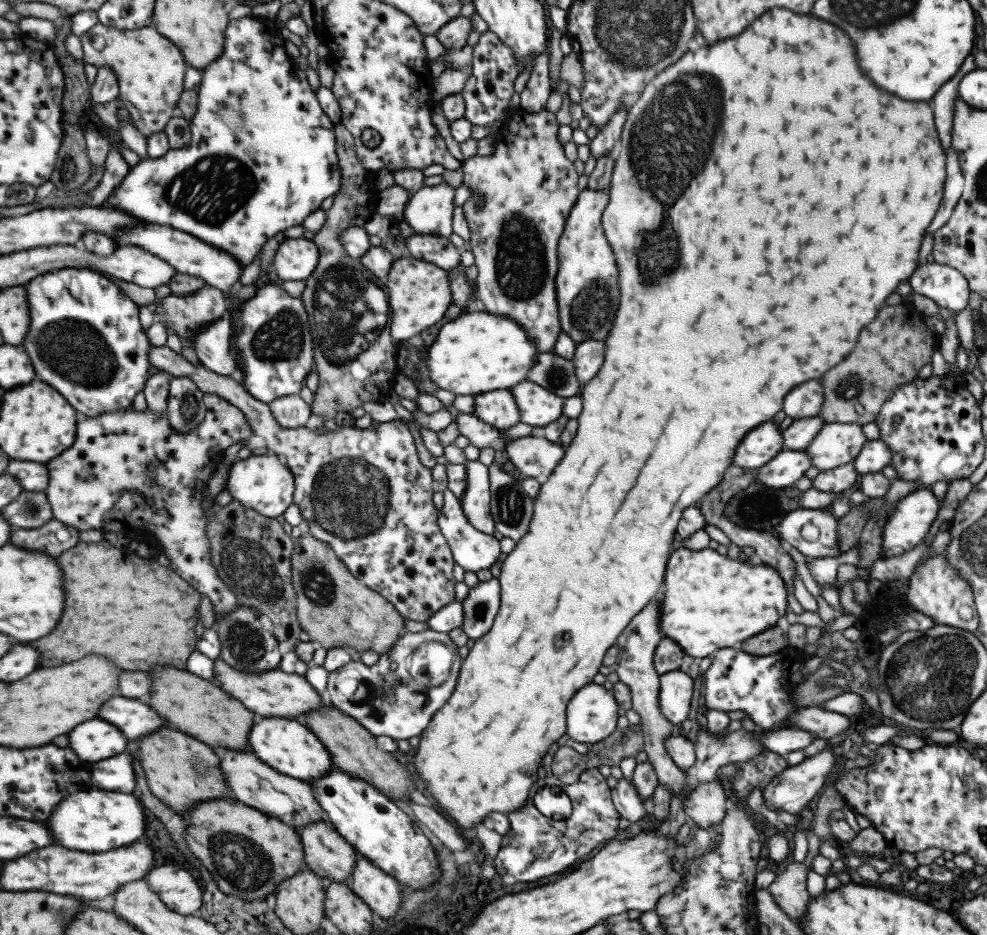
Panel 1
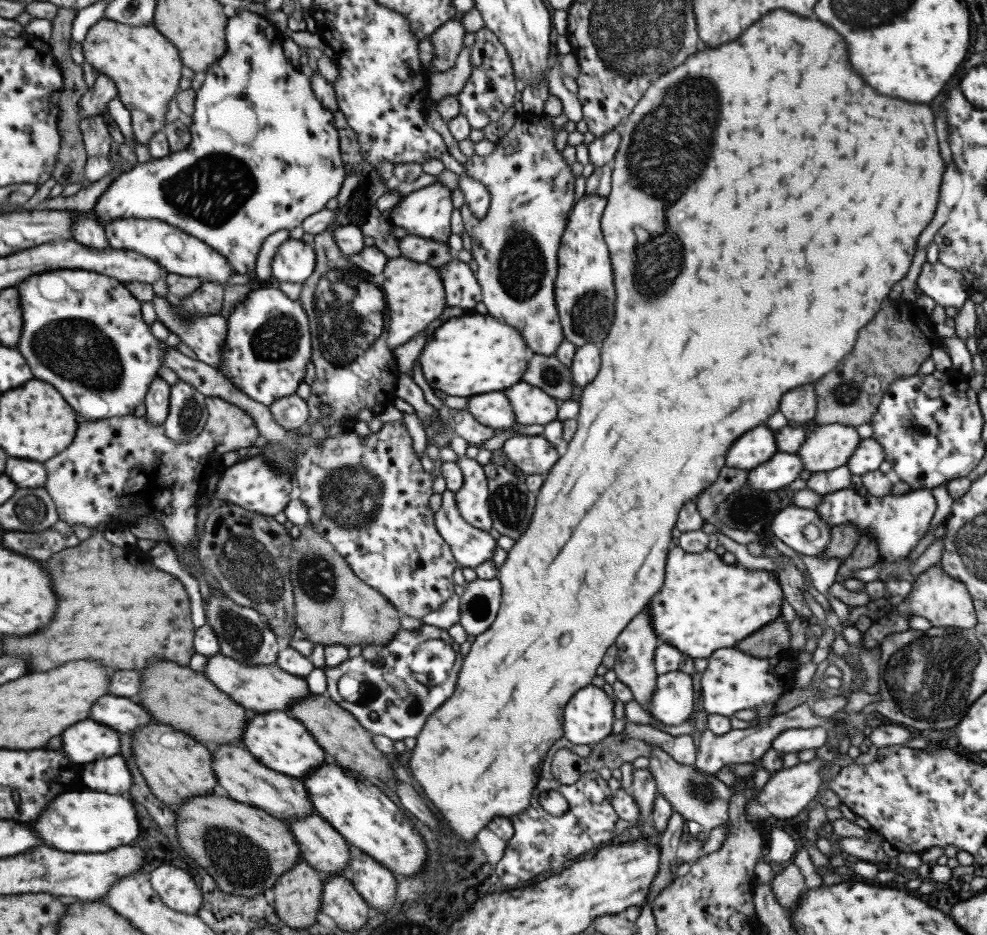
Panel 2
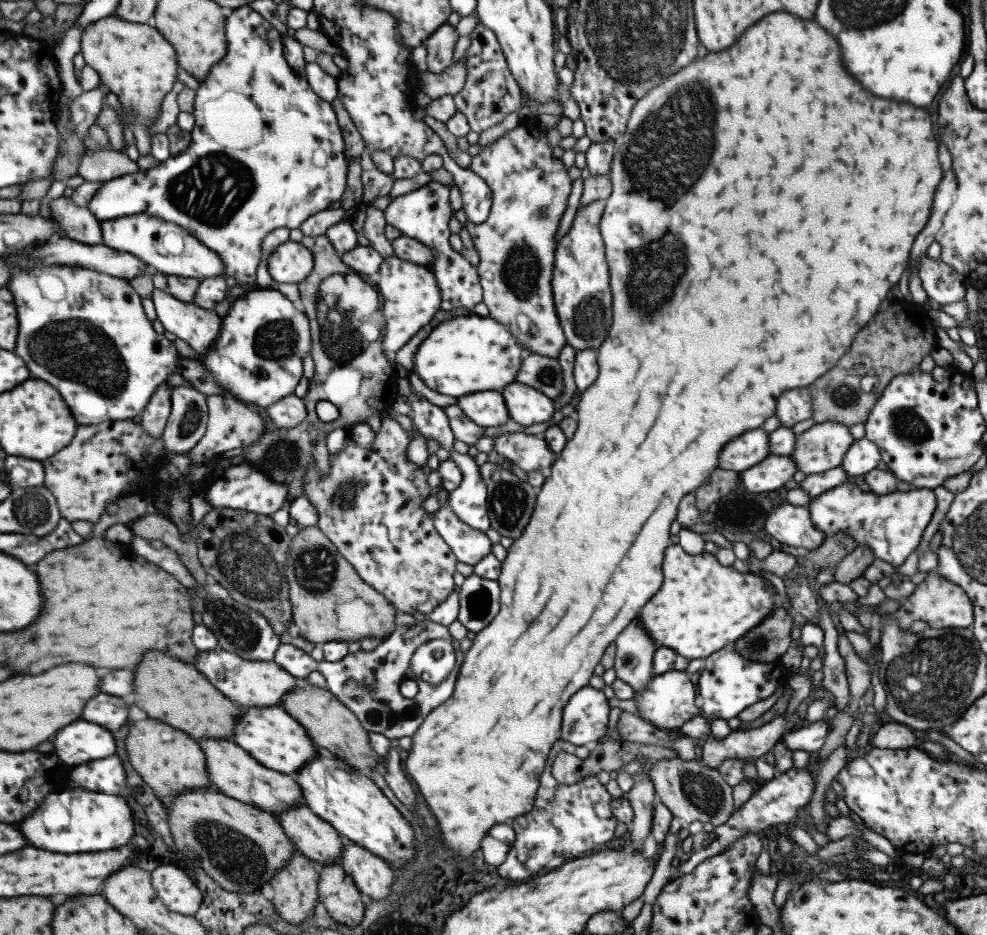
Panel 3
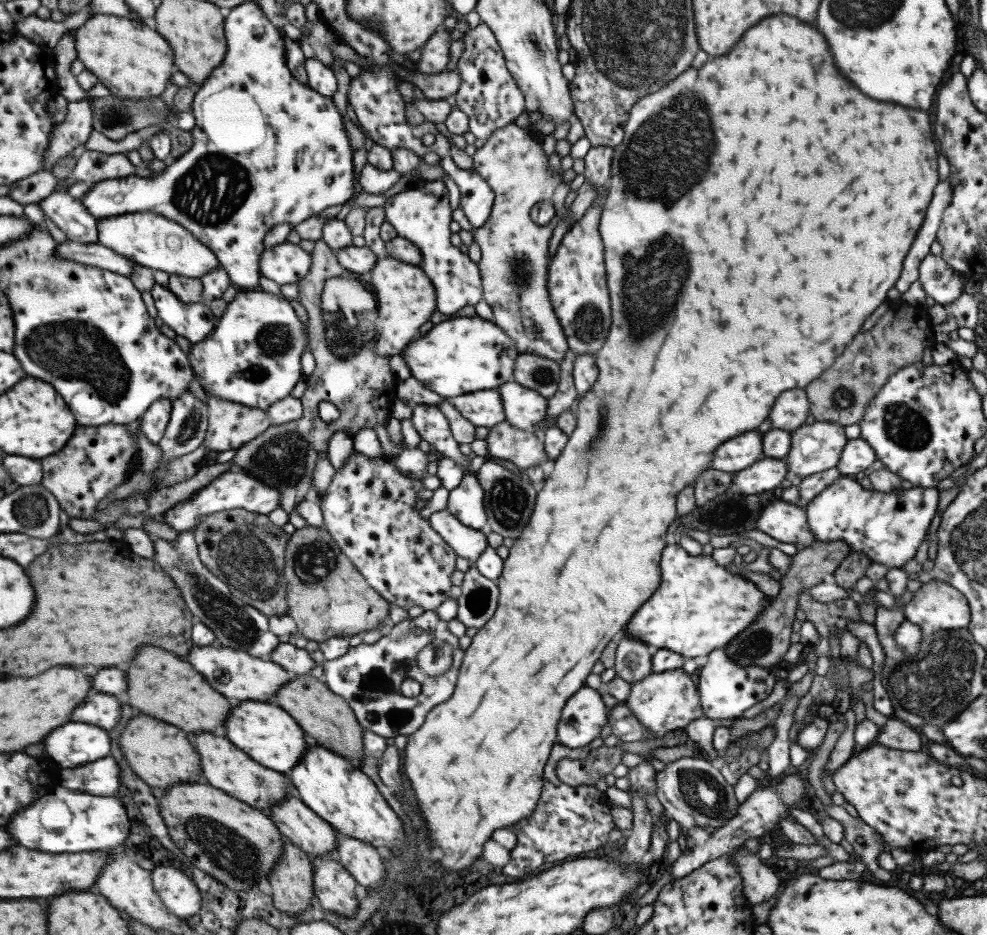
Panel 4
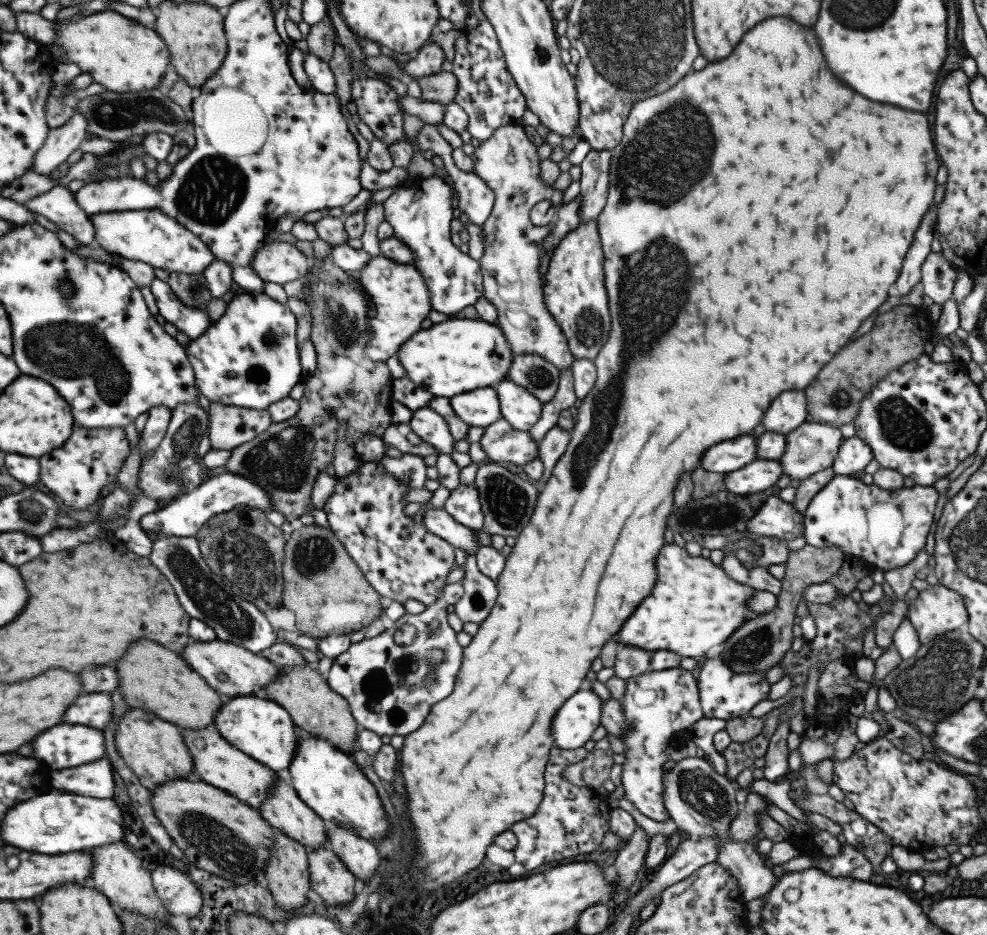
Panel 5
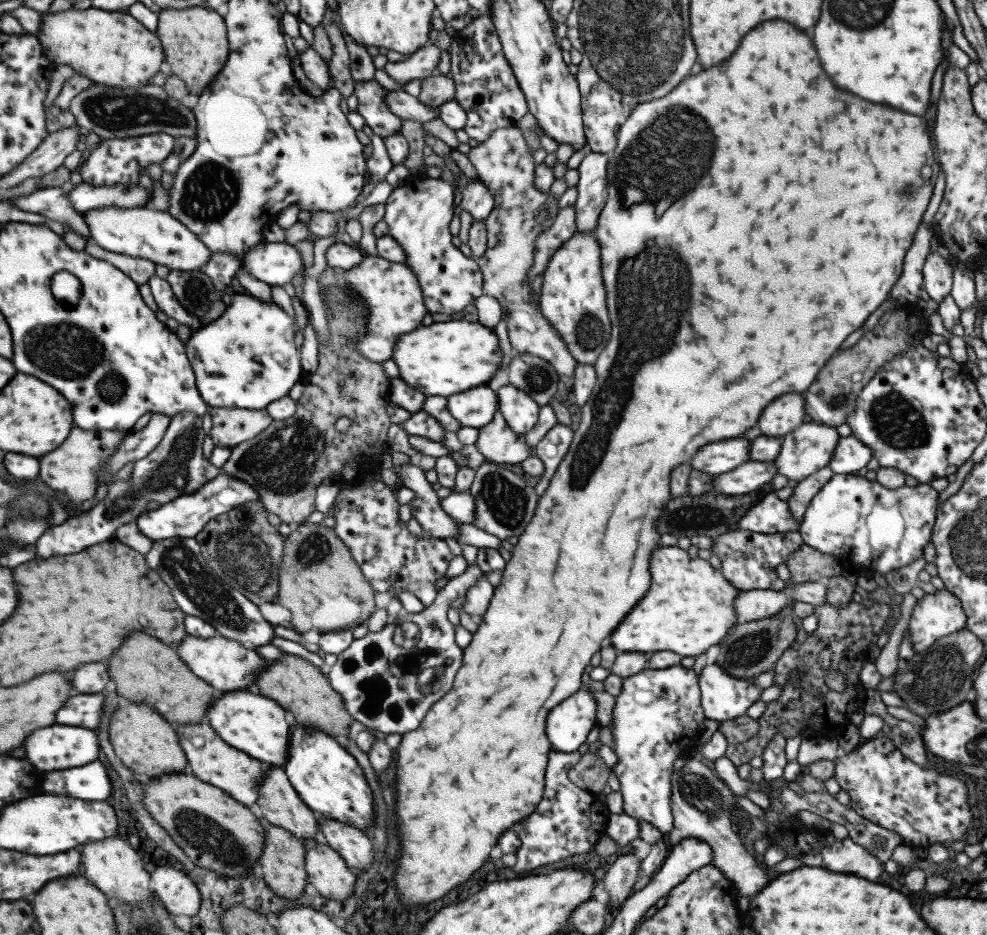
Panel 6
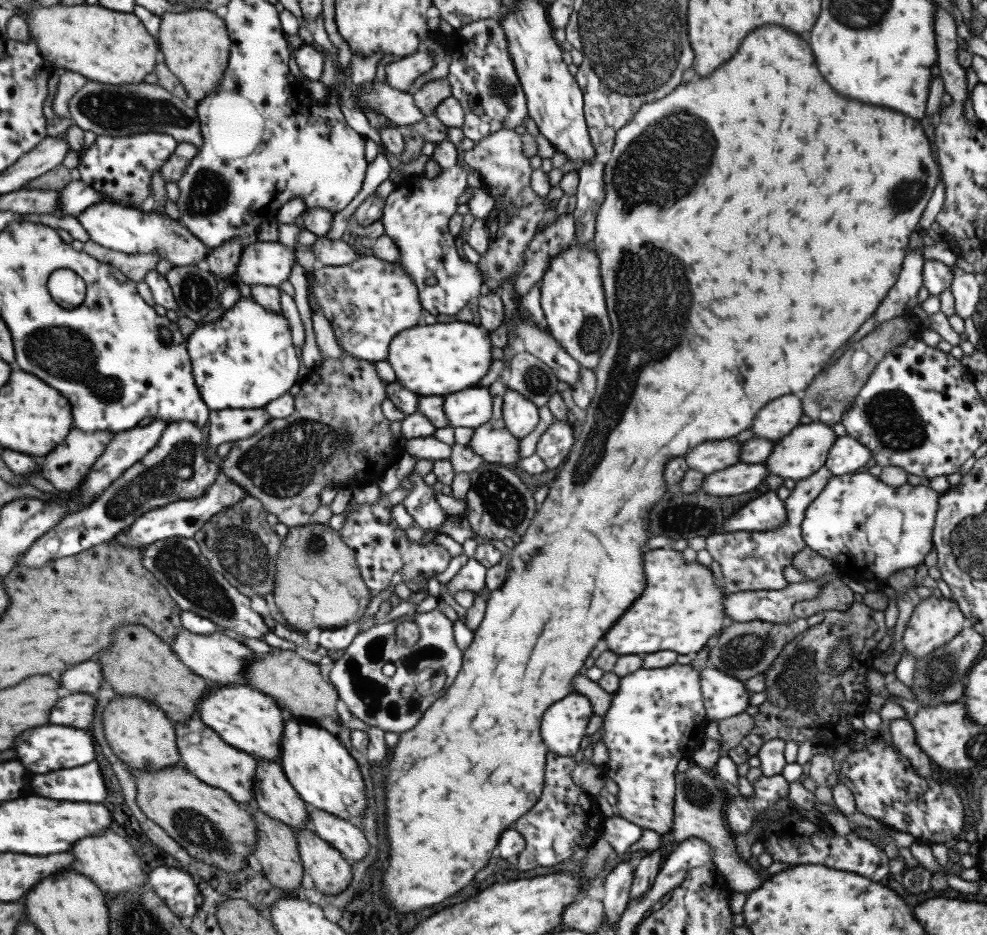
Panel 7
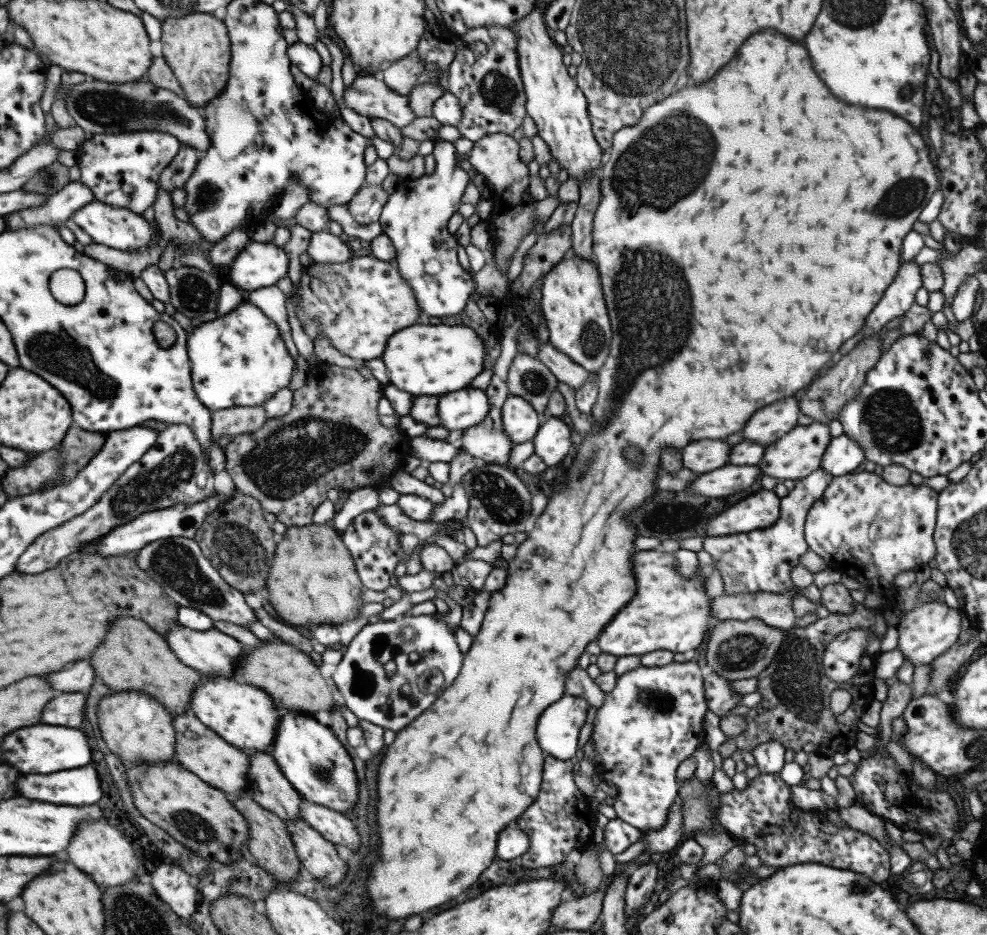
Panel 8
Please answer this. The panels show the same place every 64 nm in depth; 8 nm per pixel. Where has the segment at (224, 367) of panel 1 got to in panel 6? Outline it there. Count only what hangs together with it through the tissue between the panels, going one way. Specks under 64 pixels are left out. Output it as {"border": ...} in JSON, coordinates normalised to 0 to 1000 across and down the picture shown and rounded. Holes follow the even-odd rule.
{"border":[[[156,293],[149,303],[151,304],[159,328],[164,332],[168,338],[176,340],[181,347],[188,347],[190,351],[194,351],[195,355],[204,352],[206,349],[204,340],[201,337],[193,336],[182,323],[180,323],[178,316],[173,309],[172,303],[168,298],[164,298]]]}

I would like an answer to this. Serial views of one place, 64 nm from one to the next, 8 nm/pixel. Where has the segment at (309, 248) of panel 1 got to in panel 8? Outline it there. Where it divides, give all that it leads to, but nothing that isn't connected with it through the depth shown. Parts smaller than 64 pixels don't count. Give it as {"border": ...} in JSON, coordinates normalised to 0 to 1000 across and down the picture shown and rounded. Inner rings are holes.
{"border":[[[252,259],[237,276],[226,298],[250,316],[251,312],[278,306],[293,289],[290,270],[276,260]]]}

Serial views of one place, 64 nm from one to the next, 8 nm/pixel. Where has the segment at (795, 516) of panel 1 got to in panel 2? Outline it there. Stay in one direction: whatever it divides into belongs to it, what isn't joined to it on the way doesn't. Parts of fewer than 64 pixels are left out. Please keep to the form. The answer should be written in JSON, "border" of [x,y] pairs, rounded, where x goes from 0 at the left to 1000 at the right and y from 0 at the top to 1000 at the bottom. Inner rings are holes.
{"border":[[[803,539],[793,543],[781,556],[778,567],[811,593],[817,595],[830,595],[842,579],[842,563],[832,555],[832,552],[823,544],[811,543]],[[823,559],[829,564],[829,574],[818,578],[813,571],[815,563]]]}

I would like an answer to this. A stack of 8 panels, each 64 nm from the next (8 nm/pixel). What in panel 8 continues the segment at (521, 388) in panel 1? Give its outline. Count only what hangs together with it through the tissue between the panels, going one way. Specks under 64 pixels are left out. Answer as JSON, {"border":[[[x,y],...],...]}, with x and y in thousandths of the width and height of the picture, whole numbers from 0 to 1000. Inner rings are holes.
{"border":[[[517,421],[511,429],[508,446],[512,463],[521,476],[539,470],[550,450],[536,430],[529,425]]]}

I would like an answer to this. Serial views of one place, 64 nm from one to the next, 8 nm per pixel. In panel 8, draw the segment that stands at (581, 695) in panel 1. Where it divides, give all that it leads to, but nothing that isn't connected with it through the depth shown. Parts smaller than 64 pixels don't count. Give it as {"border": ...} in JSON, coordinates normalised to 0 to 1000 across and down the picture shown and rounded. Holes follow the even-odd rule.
{"border":[[[572,743],[549,761],[543,787],[552,807],[572,814],[584,810],[586,785],[594,773],[596,757],[592,747]]]}

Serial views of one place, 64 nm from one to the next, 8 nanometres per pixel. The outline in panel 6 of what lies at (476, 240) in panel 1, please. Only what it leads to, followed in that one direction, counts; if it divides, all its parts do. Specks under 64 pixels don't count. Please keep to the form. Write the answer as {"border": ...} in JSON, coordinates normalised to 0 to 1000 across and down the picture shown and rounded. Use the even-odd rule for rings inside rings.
{"border":[[[524,135],[502,139],[494,150],[476,159],[474,171],[502,214],[501,224],[490,235],[494,264],[482,280],[489,294],[489,312],[504,319],[508,332],[516,334],[513,336],[513,351],[521,375],[550,383],[561,393],[569,409],[578,409],[586,387],[548,329],[539,322],[539,306],[533,302],[541,283],[541,260],[552,245],[559,242],[566,226],[566,212],[561,212],[557,204],[549,205],[541,200],[544,175],[539,167],[540,163]],[[549,219],[553,221],[555,231],[550,237],[545,237],[542,231]]]}

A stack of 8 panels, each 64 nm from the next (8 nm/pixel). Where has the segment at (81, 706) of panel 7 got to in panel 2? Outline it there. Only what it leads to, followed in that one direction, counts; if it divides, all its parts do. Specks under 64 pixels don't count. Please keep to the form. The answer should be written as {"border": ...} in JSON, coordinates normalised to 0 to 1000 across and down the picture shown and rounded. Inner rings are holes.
{"border":[[[107,744],[101,747],[91,761],[91,768],[97,772],[103,772],[122,785],[134,785],[143,776],[148,776],[157,768],[139,751],[134,751],[130,747],[118,747],[118,744]]]}

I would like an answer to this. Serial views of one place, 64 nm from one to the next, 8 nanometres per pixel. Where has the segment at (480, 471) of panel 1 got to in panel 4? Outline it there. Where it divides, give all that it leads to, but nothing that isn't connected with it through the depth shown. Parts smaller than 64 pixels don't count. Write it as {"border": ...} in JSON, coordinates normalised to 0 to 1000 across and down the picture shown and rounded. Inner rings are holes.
{"border":[[[425,432],[417,435],[418,442],[415,449],[427,466],[428,474],[431,477],[439,475],[443,484],[447,484],[449,488],[460,492],[470,505],[467,518],[455,526],[452,544],[462,552],[468,560],[480,567],[493,568],[494,555],[489,538],[490,523],[488,519],[486,519],[486,516],[482,513],[482,508],[474,505],[477,492],[472,491],[473,488],[466,484],[466,480],[464,480],[466,474],[462,473],[462,470],[458,466],[455,449],[442,433]]]}

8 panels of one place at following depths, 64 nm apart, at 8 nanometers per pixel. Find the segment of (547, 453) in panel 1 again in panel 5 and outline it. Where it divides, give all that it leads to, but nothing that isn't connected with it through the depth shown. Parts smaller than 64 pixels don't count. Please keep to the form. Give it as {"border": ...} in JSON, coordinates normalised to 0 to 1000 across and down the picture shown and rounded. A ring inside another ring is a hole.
{"border":[[[510,447],[496,452],[485,472],[495,494],[520,494],[531,498],[546,490],[546,474],[538,471],[536,461],[526,461]]]}

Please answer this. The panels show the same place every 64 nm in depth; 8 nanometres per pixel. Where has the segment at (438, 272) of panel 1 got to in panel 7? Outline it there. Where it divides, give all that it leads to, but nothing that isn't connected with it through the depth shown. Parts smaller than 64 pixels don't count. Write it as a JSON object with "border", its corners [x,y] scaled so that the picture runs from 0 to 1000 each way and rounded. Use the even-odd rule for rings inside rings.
{"border":[[[366,268],[361,279],[353,283],[321,283],[310,293],[310,299],[324,332],[335,343],[342,370],[376,388],[392,385],[393,372],[401,357],[427,347],[431,337],[422,306],[405,281],[394,282],[374,270]]]}

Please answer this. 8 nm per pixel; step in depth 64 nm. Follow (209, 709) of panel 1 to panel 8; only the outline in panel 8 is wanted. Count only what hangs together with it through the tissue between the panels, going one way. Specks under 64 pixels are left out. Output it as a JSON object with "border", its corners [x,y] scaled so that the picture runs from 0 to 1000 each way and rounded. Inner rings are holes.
{"border":[[[120,661],[107,680],[107,687],[95,697],[91,708],[111,737],[151,742],[175,766],[191,761],[195,741],[206,729],[206,722],[180,706],[167,681],[145,663],[136,661]]]}

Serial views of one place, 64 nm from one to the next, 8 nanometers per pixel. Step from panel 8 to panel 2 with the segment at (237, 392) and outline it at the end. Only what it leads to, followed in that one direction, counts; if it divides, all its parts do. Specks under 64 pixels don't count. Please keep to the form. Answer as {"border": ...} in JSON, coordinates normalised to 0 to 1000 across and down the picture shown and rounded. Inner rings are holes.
{"border":[[[282,304],[273,306],[257,306],[256,310],[243,322],[237,333],[230,340],[226,385],[221,395],[232,403],[240,415],[249,420],[255,428],[274,434],[278,428],[300,420],[302,413],[308,406],[312,388],[316,383],[315,356],[313,340],[305,323],[292,319],[283,308]]]}

